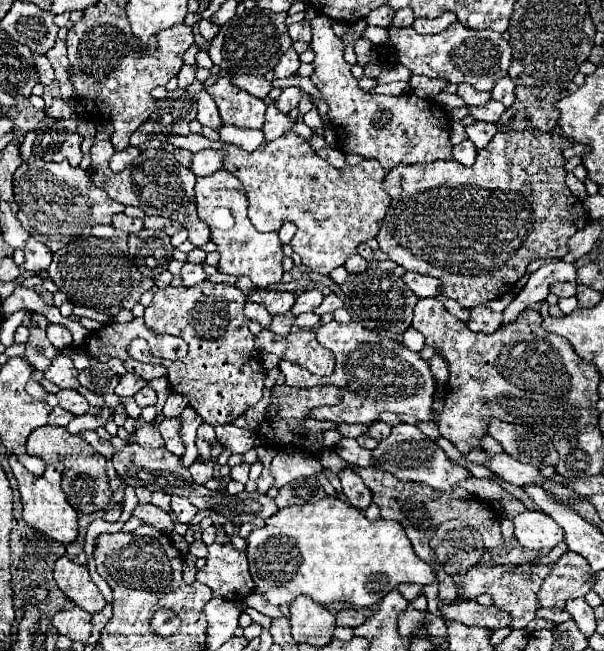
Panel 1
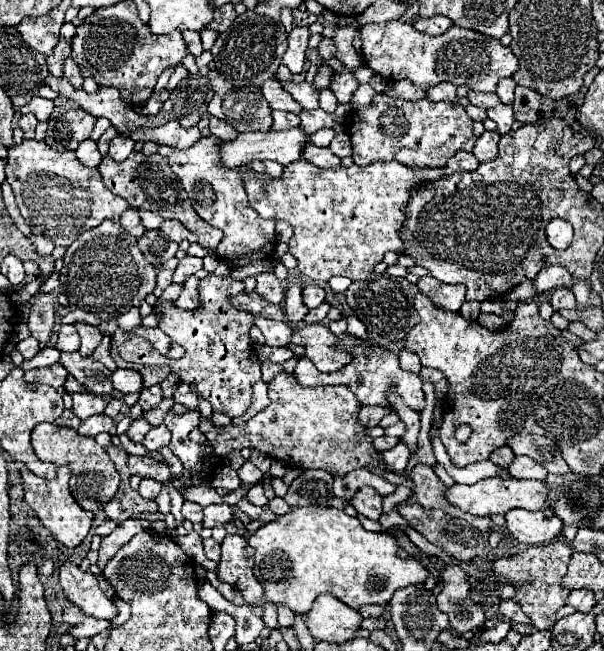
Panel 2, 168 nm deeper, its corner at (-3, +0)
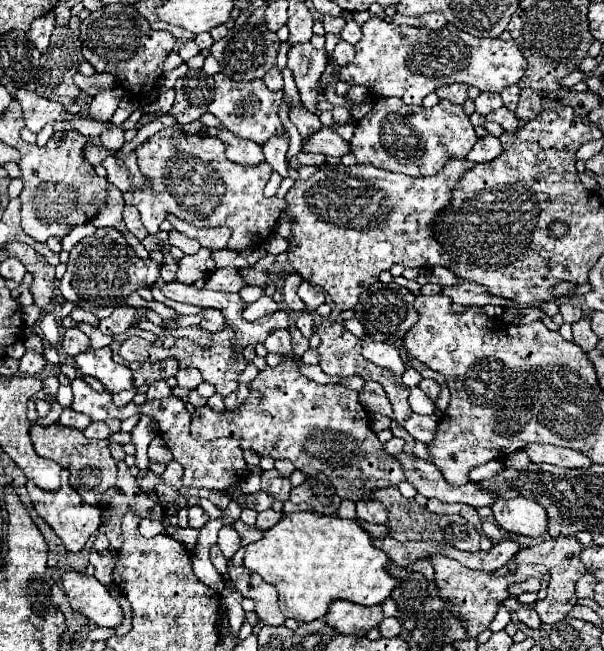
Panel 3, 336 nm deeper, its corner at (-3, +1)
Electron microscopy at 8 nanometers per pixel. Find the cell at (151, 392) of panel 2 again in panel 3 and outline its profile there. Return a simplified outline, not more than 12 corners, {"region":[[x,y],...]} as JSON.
{"region":[[154,381],[148,387],[148,399],[172,397],[166,381]]}

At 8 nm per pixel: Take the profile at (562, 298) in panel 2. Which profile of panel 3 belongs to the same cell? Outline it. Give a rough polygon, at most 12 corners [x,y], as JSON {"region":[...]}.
{"region":[[560,305],[564,323],[578,323],[584,315],[580,307]]}

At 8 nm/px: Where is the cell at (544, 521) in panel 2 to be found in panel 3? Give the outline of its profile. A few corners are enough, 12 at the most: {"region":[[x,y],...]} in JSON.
{"region":[[498,499],[496,523],[516,535],[540,537],[546,511],[530,499]]}

